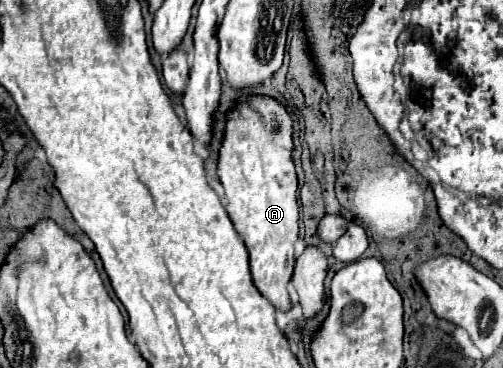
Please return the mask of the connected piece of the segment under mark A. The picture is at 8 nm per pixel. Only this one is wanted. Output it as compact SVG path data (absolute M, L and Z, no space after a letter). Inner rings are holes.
M240 96L238 108L228 114L226 136L220 148L218 176L224 186L228 198L228 216L234 222L236 232L244 240L250 252L250 272L254 286L260 294L282 312L292 308L288 284L292 280L294 264L296 264L296 242L298 242L298 182L296 170L292 162L292 116L290 112L268 96Z

